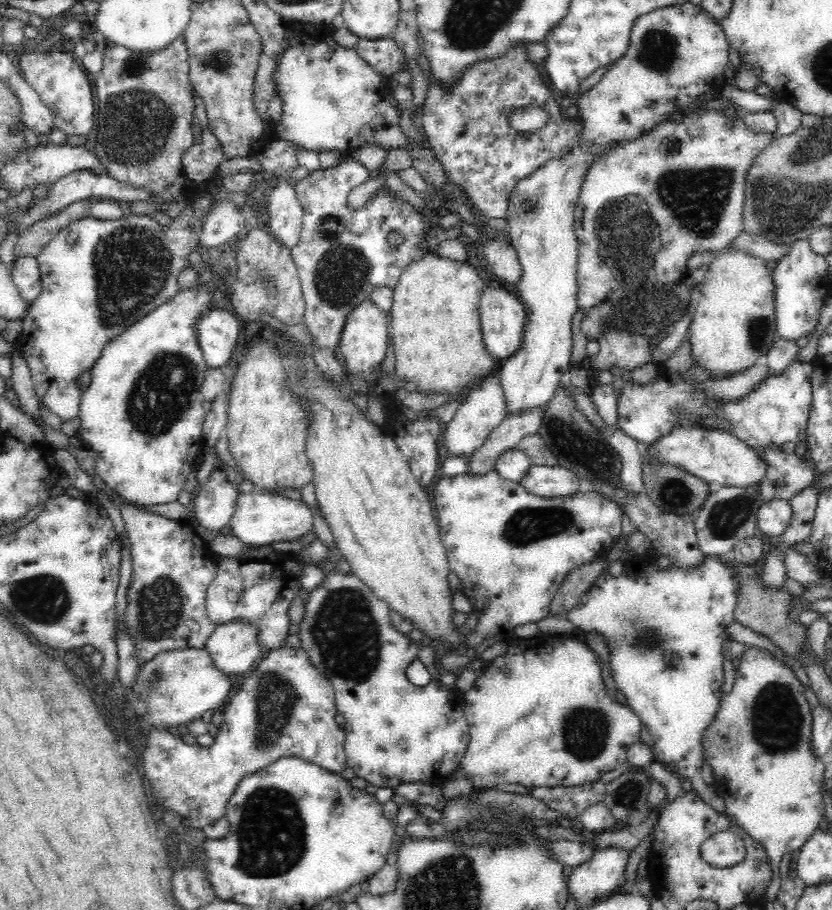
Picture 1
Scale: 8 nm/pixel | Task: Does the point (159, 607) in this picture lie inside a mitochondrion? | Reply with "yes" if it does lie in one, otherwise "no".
yes

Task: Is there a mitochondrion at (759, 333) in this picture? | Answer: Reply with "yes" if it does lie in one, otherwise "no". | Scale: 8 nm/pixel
yes

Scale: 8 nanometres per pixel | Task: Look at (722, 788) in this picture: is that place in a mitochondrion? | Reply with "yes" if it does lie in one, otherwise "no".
no

